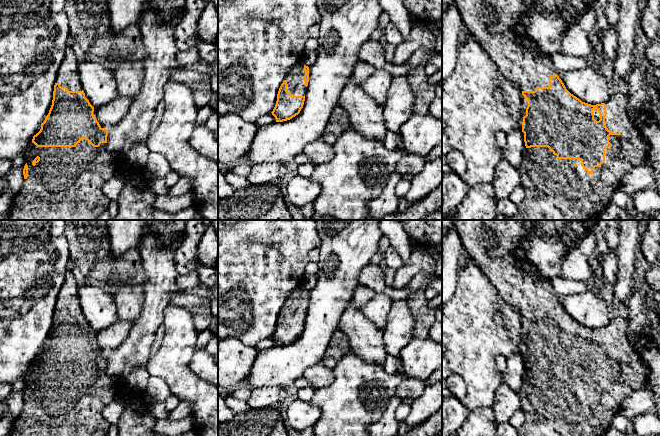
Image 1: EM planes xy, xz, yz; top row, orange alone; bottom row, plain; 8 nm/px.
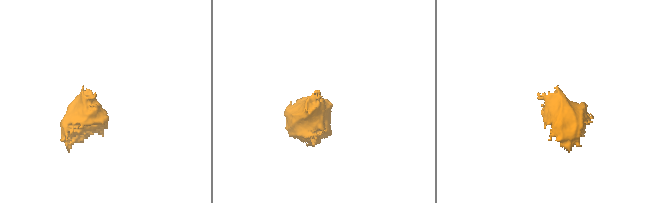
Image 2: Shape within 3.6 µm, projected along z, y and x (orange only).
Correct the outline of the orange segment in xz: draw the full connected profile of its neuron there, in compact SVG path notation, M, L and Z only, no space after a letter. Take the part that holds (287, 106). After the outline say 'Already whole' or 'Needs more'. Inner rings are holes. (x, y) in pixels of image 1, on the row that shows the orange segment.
M303 62L295 65L281 84L276 105L271 112L276 122L283 122L298 115L303 108L309 82L309 67Z. Needs more

